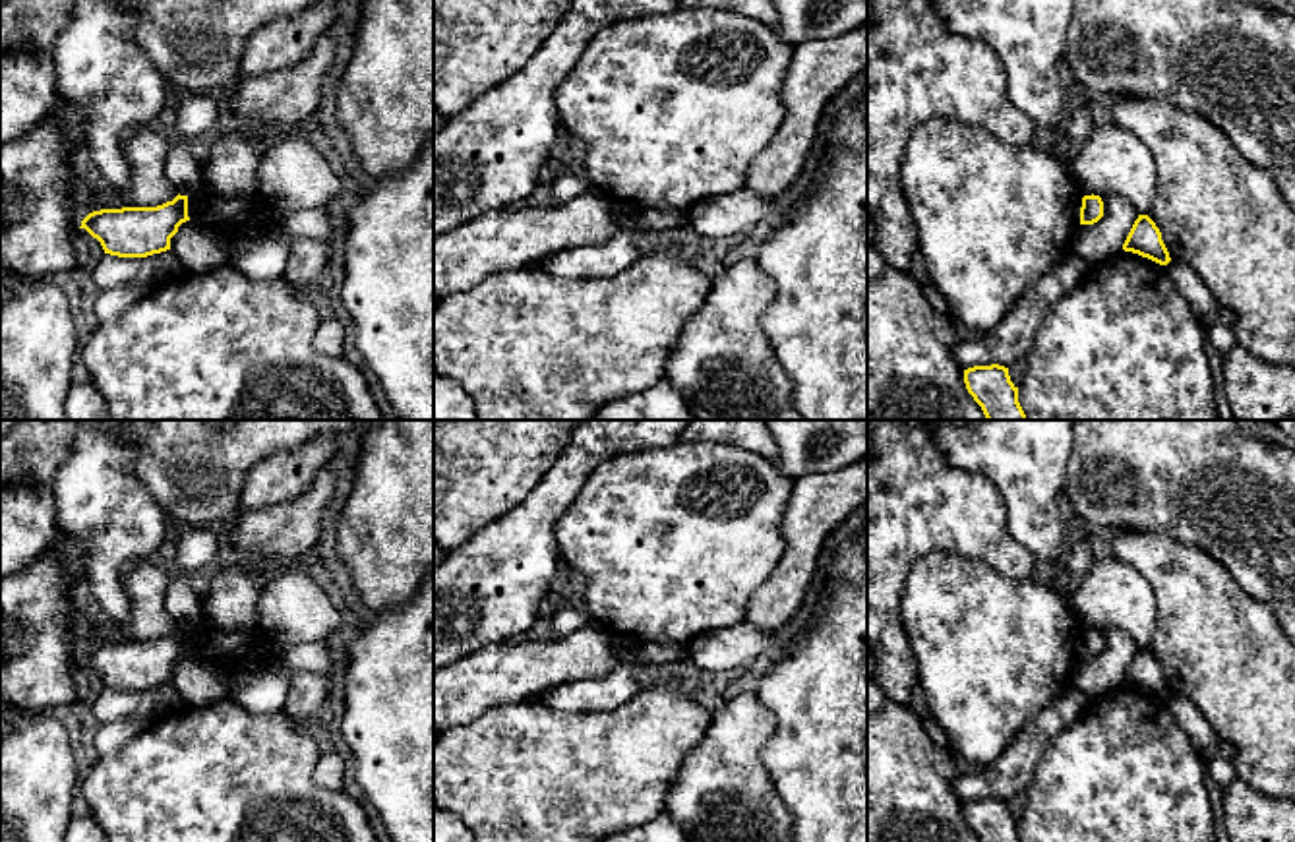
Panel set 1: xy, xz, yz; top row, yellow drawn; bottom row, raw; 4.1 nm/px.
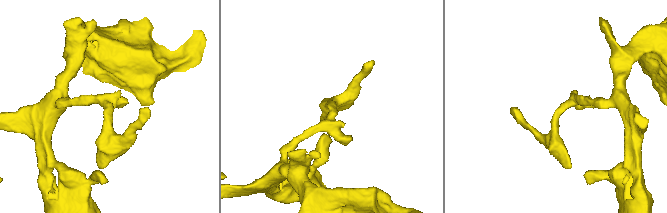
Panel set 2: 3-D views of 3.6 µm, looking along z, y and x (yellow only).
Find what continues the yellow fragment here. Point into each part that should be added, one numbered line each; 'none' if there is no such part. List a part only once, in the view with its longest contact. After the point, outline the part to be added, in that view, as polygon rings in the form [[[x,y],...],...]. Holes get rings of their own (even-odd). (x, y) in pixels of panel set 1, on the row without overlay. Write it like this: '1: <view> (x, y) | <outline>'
none

